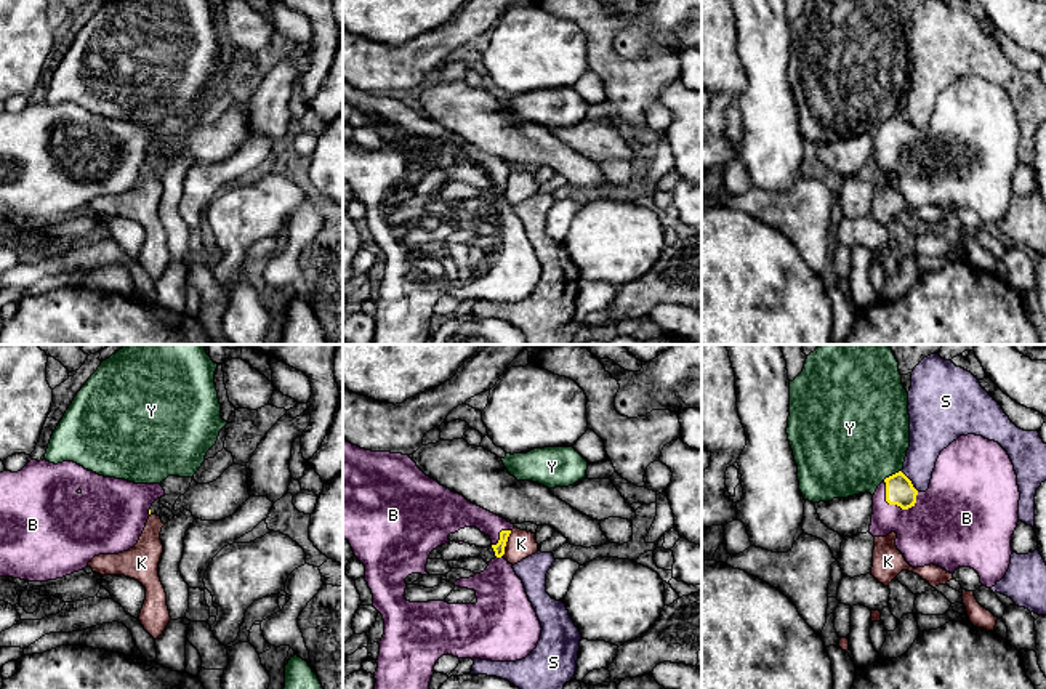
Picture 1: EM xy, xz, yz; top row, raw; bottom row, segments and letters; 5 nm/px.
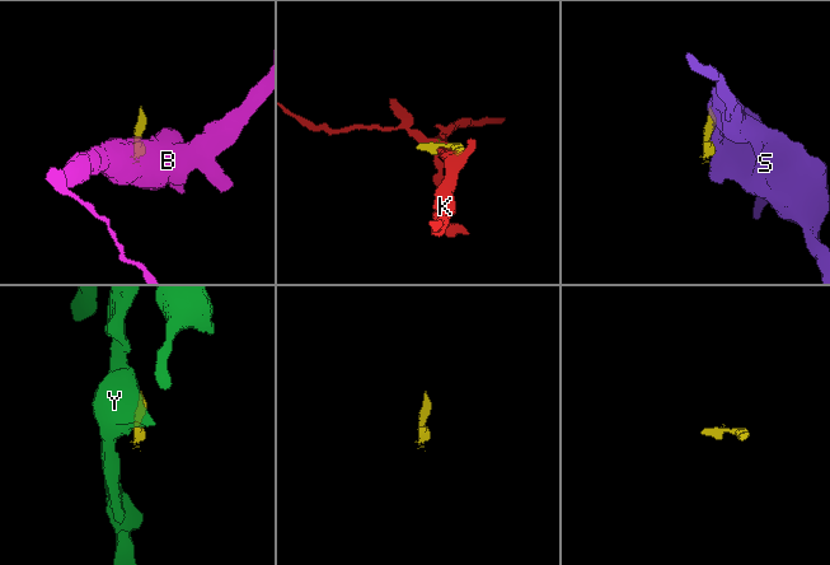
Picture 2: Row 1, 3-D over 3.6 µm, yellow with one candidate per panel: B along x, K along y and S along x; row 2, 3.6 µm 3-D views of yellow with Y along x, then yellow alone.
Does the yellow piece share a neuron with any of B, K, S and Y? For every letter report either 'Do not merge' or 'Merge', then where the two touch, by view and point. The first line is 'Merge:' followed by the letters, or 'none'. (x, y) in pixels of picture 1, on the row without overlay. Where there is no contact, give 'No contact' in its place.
Merge: B
B: Merge. Touches yellow at yz (891, 145)
K: Do not merge. Touches yellow at xz (505, 185)
S: Do not merge. Touches yellow at yz (910, 122)
Y: Do not merge. Touches yellow at yz (893, 116)

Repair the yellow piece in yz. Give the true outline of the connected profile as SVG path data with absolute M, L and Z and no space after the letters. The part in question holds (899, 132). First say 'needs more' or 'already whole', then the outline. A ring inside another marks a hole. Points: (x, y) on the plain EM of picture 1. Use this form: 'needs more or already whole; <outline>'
needs more; M960 77L935 103L926 133L918 133L902 114L886 119L873 136L870 175L897 175L895 187L911 208L939 207L950 215L971 208L987 229L1004 220L1012 195L1012 175L1019 163L1020 133L1008 93L982 77Z

